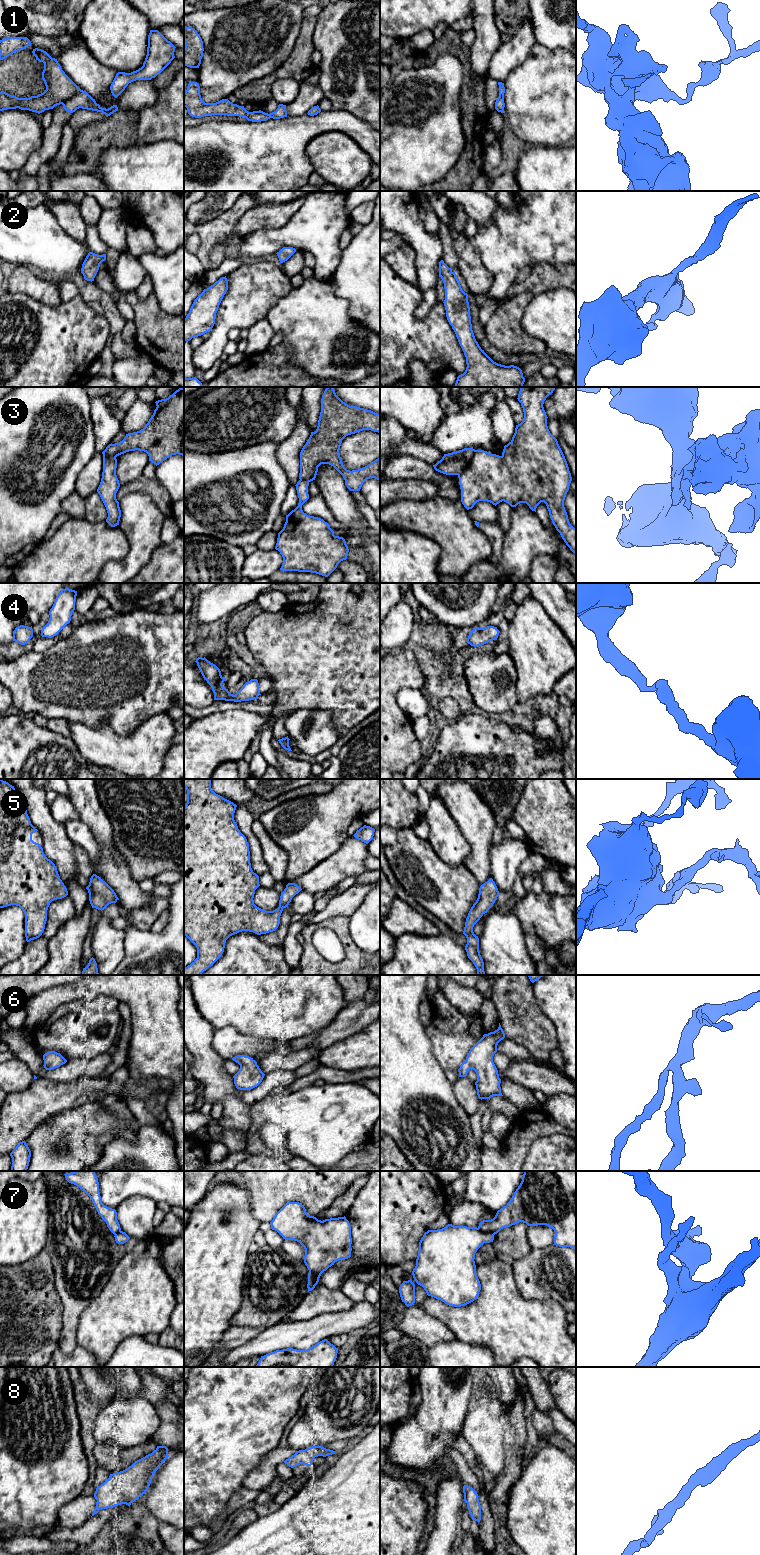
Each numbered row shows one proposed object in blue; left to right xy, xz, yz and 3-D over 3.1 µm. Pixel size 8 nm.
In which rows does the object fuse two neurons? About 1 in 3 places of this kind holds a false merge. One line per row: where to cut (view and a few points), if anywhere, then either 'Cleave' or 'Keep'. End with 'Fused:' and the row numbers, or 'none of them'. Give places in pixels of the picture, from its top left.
1: Split along xy (80, 89), (62, 104). Cleave
2: No split. Keep
3: Split along yz (476, 450), (466, 467), (458, 475). Cleave
4: No split. Keep
5: No split. Keep
6: No split. Keep
7: Split along yz (478, 1227), (482, 1231), (490, 1232), (493, 1235). Cleave
8: No split. Keep
Fused: 1, 3, 7

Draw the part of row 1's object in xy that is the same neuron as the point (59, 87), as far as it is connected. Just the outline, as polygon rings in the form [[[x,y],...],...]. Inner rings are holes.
[[[35,48],[33,55],[39,62],[44,63],[42,79],[46,90],[29,98],[18,98],[4,91],[0,92],[0,111],[7,109],[29,110],[38,114],[53,109],[75,96],[81,89],[65,74],[57,59],[52,58],[46,51]]]

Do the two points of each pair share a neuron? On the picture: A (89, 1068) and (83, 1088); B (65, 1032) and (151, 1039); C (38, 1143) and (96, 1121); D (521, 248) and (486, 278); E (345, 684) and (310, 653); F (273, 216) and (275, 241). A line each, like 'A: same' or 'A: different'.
A: different
B: different
C: same
D: different
E: same
F: different

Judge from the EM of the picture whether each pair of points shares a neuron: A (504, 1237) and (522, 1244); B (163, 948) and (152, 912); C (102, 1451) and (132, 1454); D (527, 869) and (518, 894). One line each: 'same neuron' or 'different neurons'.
A: same neuron
B: different neurons
C: same neuron
D: same neuron

